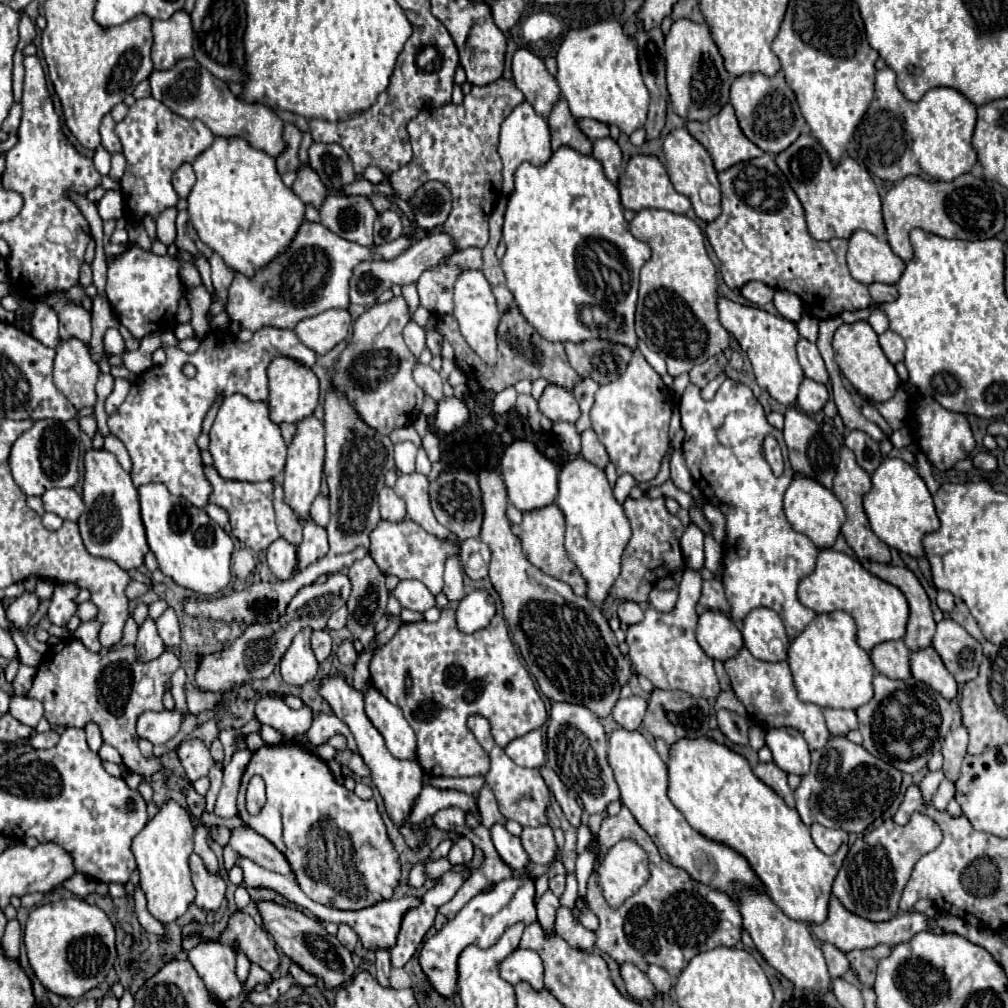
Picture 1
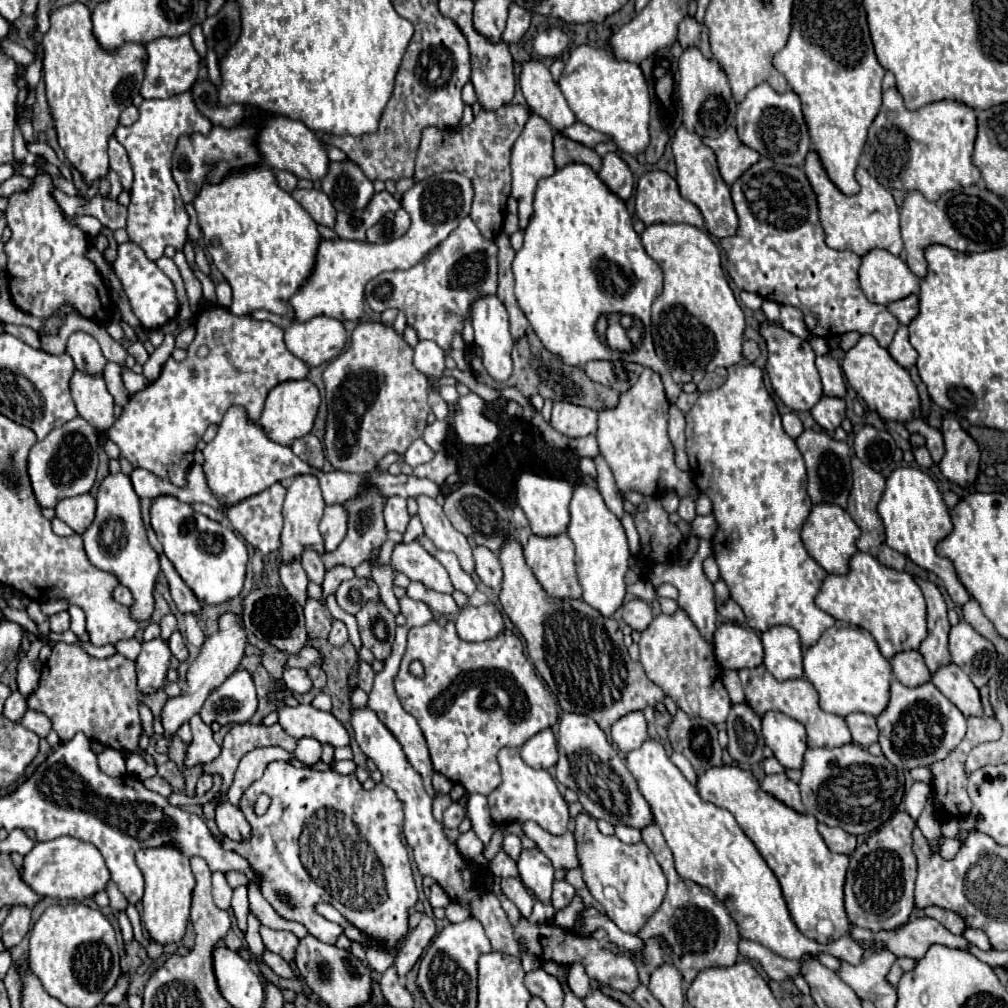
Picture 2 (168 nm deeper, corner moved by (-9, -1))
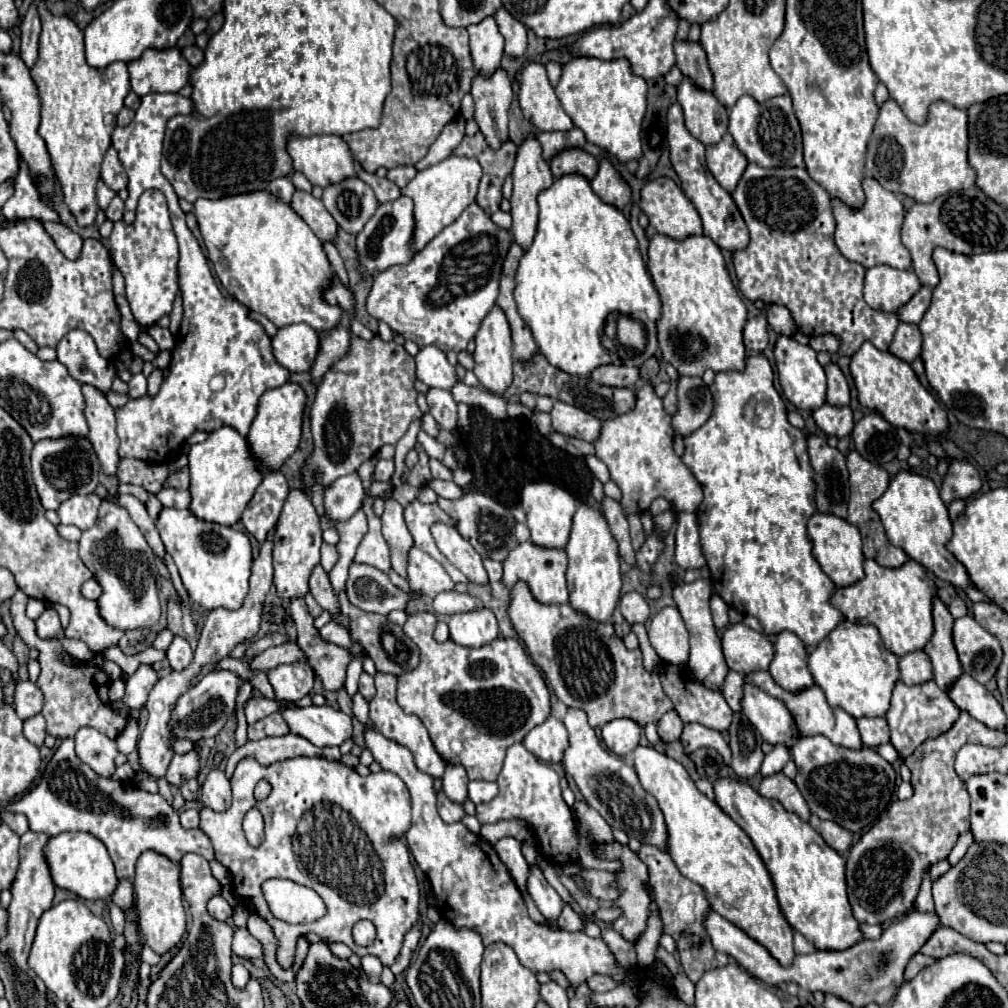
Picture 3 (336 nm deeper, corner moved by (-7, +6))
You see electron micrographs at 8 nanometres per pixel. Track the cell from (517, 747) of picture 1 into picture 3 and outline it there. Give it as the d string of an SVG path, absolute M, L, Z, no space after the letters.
M549 717L543 725L537 725L527 733L523 745L545 763L559 763L565 749L569 747L567 729L561 719Z

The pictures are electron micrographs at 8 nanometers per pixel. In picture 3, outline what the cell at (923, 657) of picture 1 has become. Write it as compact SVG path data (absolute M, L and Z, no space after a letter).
M963 673L951 687L949 697L959 709L967 711L971 717L985 723L987 727L999 731L1005 729L1007 717L1003 713L1001 703L985 689L985 685L977 683L971 675Z

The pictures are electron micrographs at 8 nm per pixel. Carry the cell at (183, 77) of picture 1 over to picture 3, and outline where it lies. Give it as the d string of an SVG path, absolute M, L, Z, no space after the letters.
M313 135L313 137L291 137L287 143L287 151L293 157L295 171L301 171L313 185L329 187L341 183L343 179L357 177L355 159L351 155L349 145L339 135Z

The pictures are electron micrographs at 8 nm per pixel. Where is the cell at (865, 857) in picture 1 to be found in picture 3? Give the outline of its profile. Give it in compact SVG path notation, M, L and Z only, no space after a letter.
M961 711L953 727L919 745L903 763L911 769L913 797L893 801L887 813L851 847L847 857L847 893L859 923L885 923L899 919L903 909L911 909L919 893L923 873L947 859L961 833L969 831L969 793L957 777L953 763L957 751L967 743L1003 747L1005 733L987 729L981 721Z

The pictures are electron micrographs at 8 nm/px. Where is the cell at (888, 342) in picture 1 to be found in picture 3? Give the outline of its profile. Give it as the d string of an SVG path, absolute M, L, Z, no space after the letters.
M901 323L895 331L889 351L907 363L913 363L921 353L921 343L923 341L921 341L919 327L911 325L911 323Z

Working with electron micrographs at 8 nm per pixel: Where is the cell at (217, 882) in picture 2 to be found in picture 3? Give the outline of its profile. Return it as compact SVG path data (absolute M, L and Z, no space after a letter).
M215 895L209 903L207 903L207 911L211 917L215 917L217 921L227 921L233 913L233 907L221 897L221 895Z

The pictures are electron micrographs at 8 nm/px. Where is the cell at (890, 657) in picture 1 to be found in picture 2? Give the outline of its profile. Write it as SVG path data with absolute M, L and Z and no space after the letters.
M917 650L899 652L899 654L895 654L889 662L891 662L891 668L893 668L895 678L897 678L901 684L909 686L909 688L913 688L913 686L917 686L917 684L925 684L925 682L929 682L929 678L931 678L931 672L929 672L929 668L925 666L923 656L921 656Z

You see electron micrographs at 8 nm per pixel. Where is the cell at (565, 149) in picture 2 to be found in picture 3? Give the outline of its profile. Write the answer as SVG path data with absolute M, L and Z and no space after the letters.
M567 149L551 159L551 173L555 179L577 173L583 175L587 181L591 181L597 173L597 161L593 155L581 151L581 149Z

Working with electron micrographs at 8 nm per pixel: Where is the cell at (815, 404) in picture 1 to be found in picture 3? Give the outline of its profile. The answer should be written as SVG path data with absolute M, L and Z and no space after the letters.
M825 403L813 411L813 419L825 435L833 435L837 439L847 437L853 429L853 413L849 407L833 407Z

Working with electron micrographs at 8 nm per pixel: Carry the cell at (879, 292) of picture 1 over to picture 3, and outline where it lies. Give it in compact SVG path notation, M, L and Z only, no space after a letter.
M921 287L919 293L915 293L915 297L911 297L911 301L899 311L899 319L903 323L919 323L931 305L931 293L931 287Z

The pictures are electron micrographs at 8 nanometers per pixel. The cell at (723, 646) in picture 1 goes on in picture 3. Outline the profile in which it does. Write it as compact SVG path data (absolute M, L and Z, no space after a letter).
M743 623L727 627L723 631L721 643L723 643L723 655L729 669L741 675L767 671L775 655L775 647L767 639L767 635L753 631Z

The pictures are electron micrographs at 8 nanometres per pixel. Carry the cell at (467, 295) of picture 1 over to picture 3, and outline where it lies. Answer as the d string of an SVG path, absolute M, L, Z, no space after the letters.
M499 307L491 309L491 313L483 319L475 343L473 373L485 389L495 395L503 395L513 381L513 353L511 329Z

